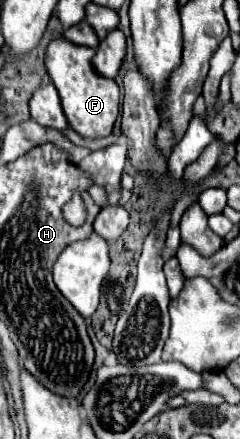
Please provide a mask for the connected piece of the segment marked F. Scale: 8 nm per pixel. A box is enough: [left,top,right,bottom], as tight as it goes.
[45,37,121,139]

